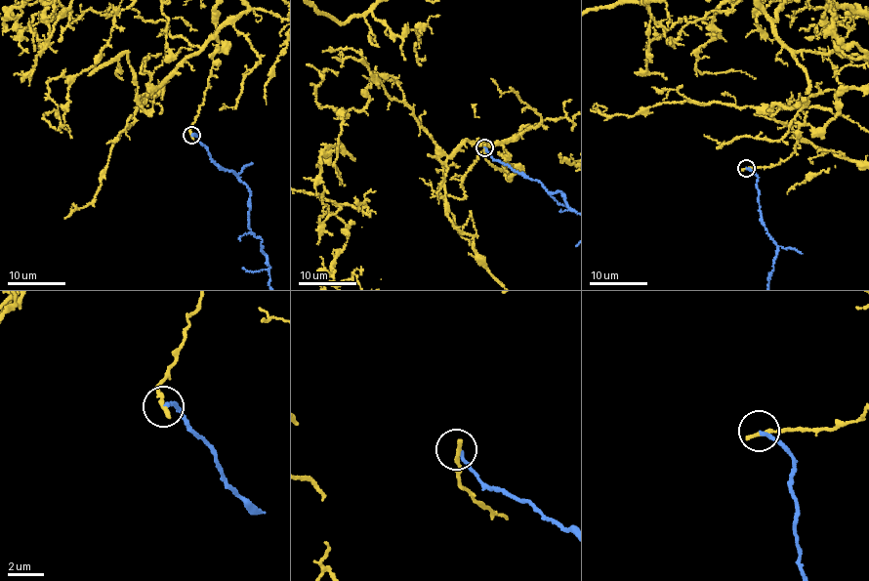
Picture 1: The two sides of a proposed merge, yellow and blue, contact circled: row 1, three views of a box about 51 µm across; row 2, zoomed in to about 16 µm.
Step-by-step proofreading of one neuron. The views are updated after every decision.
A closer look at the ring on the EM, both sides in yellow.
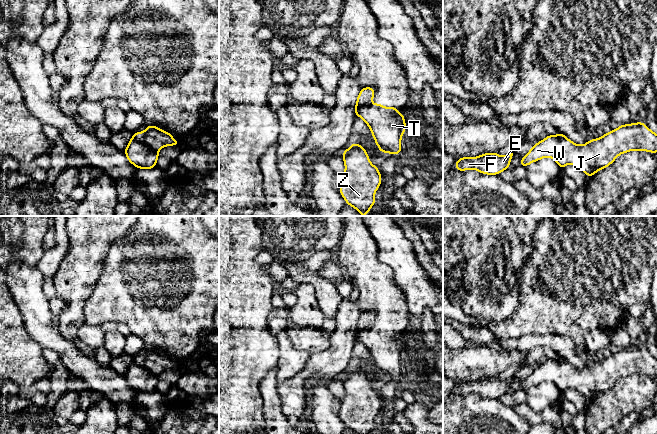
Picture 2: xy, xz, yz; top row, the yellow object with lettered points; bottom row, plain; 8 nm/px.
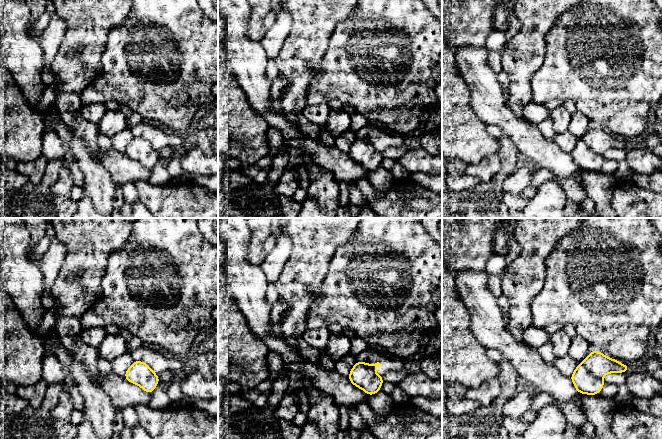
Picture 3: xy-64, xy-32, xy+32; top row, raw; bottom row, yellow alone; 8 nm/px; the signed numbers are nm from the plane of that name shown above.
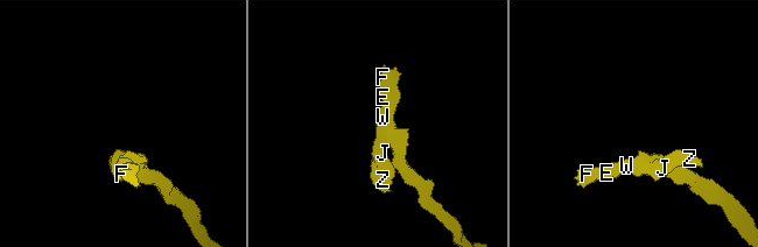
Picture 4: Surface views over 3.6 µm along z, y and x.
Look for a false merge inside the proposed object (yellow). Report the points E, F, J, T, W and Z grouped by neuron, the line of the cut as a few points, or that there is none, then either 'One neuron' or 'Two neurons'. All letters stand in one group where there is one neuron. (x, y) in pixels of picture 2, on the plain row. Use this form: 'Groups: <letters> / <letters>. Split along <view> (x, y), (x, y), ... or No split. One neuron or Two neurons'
Groups: E F J W Z / T. Split along xy (133, 360), (157, 376). Two neurons

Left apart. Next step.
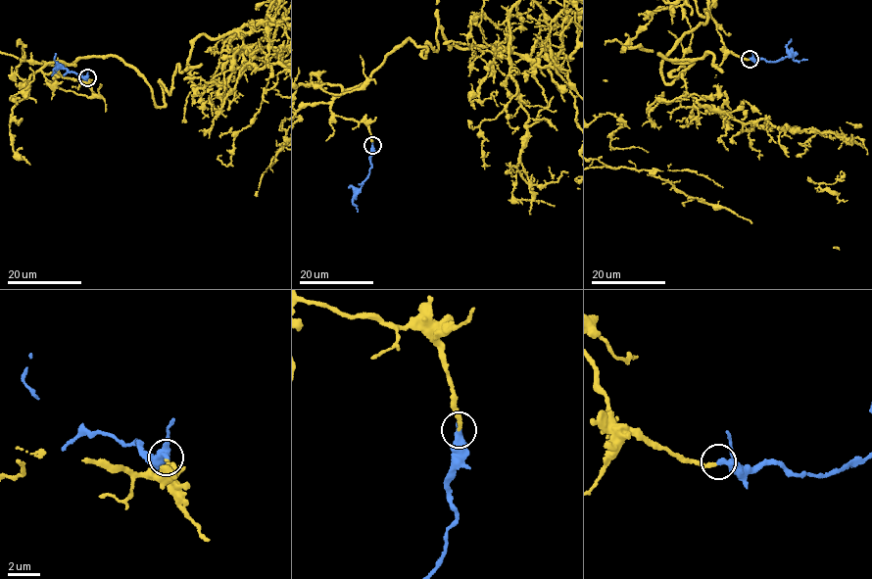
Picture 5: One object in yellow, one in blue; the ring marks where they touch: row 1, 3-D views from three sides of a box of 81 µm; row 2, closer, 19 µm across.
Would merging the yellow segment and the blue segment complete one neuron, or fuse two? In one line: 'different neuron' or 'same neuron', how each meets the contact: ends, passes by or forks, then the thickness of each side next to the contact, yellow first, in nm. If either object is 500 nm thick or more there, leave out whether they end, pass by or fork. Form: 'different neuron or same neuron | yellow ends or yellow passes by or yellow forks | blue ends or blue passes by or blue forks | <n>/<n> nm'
same neuron | yellow ends | blue passes by | 200/280 nm

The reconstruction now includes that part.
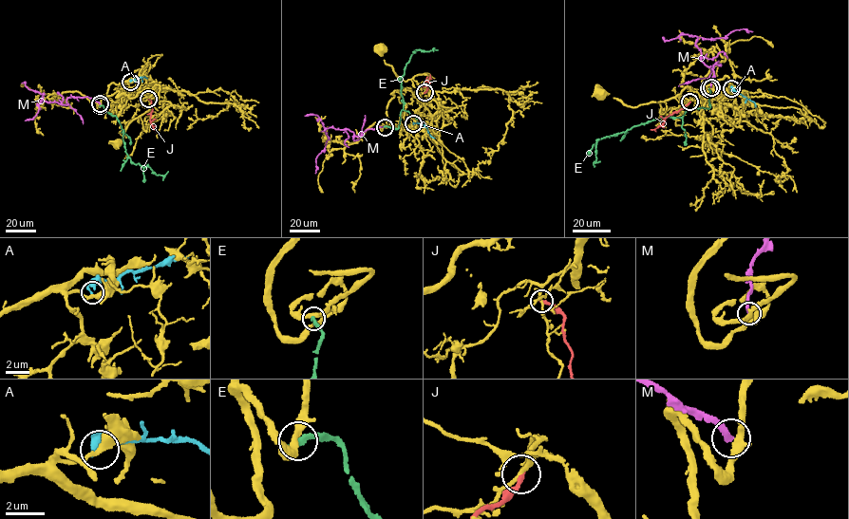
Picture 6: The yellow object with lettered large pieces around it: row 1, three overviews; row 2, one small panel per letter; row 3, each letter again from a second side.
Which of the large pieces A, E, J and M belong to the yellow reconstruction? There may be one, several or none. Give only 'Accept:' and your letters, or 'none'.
Accept: none

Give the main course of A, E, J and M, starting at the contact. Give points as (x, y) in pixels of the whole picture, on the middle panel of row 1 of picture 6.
A: (413, 123), (421, 122), (435, 138)
E: (385, 126), (398, 127), (404, 109), (401, 79), (411, 55), (417, 49), (438, 49)
J: (424, 93), (427, 86), (424, 83), (430, 75)
M: (385, 127), (367, 129), (355, 140), (348, 129), (328, 128), (326, 146), (316, 158), (315, 173)

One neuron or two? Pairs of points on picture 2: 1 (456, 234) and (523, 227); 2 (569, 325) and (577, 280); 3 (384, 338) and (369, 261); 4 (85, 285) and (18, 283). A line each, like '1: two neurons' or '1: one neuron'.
1: one neuron
2: one neuron
3: one neuron
4: two neurons

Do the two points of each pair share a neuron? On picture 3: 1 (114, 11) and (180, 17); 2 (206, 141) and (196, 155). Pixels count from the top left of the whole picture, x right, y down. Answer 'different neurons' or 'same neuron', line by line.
1: different neurons
2: different neurons

